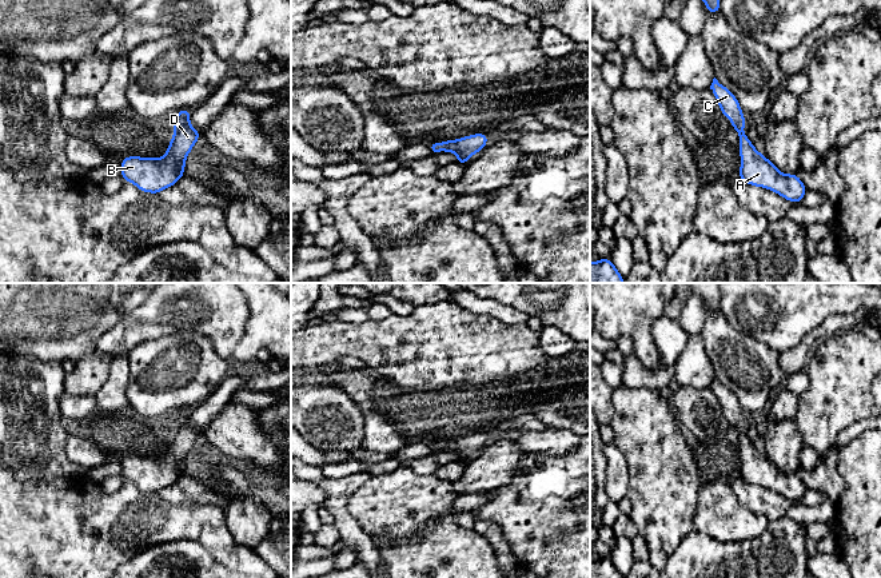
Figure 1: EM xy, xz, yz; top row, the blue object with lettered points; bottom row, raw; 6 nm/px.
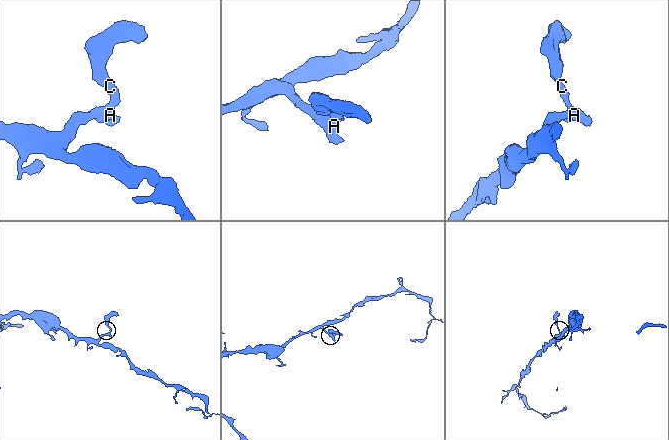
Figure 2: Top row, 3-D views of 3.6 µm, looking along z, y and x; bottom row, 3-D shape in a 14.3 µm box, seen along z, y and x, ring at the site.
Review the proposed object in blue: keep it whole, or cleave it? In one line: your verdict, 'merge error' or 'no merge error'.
no merge error

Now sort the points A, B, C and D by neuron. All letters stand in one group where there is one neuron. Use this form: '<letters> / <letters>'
A B C D

